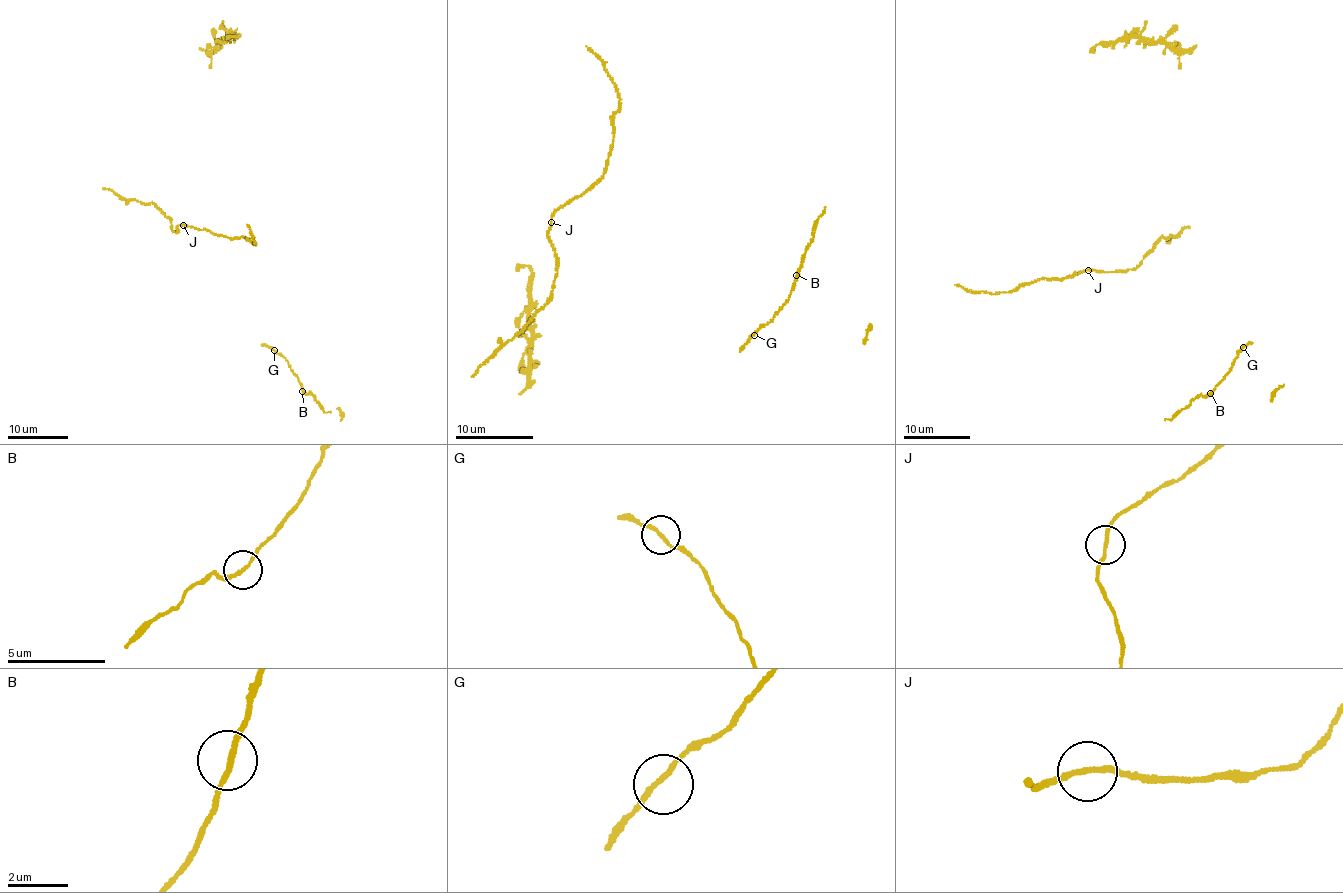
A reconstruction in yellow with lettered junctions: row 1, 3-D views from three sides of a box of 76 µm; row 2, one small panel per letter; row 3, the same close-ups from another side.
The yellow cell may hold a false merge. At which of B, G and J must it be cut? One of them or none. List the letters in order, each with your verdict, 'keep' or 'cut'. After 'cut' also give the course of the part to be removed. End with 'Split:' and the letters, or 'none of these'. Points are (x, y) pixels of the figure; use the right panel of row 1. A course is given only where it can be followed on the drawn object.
B: keep
G: keep
J: keep
Split: none of these

